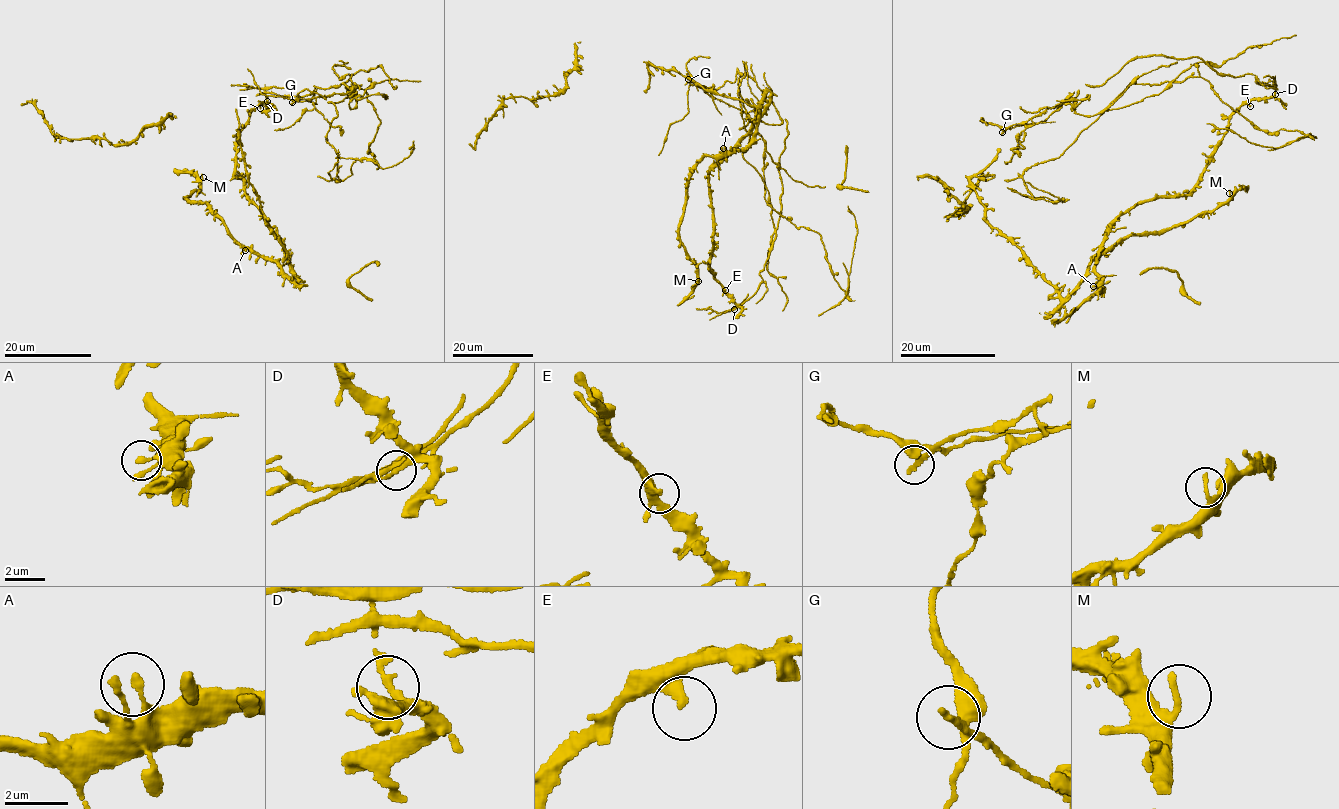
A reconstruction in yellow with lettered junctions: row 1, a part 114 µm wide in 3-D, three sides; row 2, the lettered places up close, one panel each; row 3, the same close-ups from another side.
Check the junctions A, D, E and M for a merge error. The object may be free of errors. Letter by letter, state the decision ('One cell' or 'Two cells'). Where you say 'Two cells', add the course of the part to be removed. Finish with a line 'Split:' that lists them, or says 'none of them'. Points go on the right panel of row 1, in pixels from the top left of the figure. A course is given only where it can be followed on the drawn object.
A: One cell
D: Two cells. Course of the part to remove: (1275, 94), (1204, 62), (1175, 80), (1132, 83), (1094, 115), (1062, 104), (1007, 128), (1044, 122), (1074, 91)
E: One cell
M: One cell
Split: D

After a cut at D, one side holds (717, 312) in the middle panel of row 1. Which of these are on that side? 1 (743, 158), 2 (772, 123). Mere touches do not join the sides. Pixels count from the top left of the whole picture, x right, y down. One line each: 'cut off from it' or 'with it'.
1: with it
2: with it

